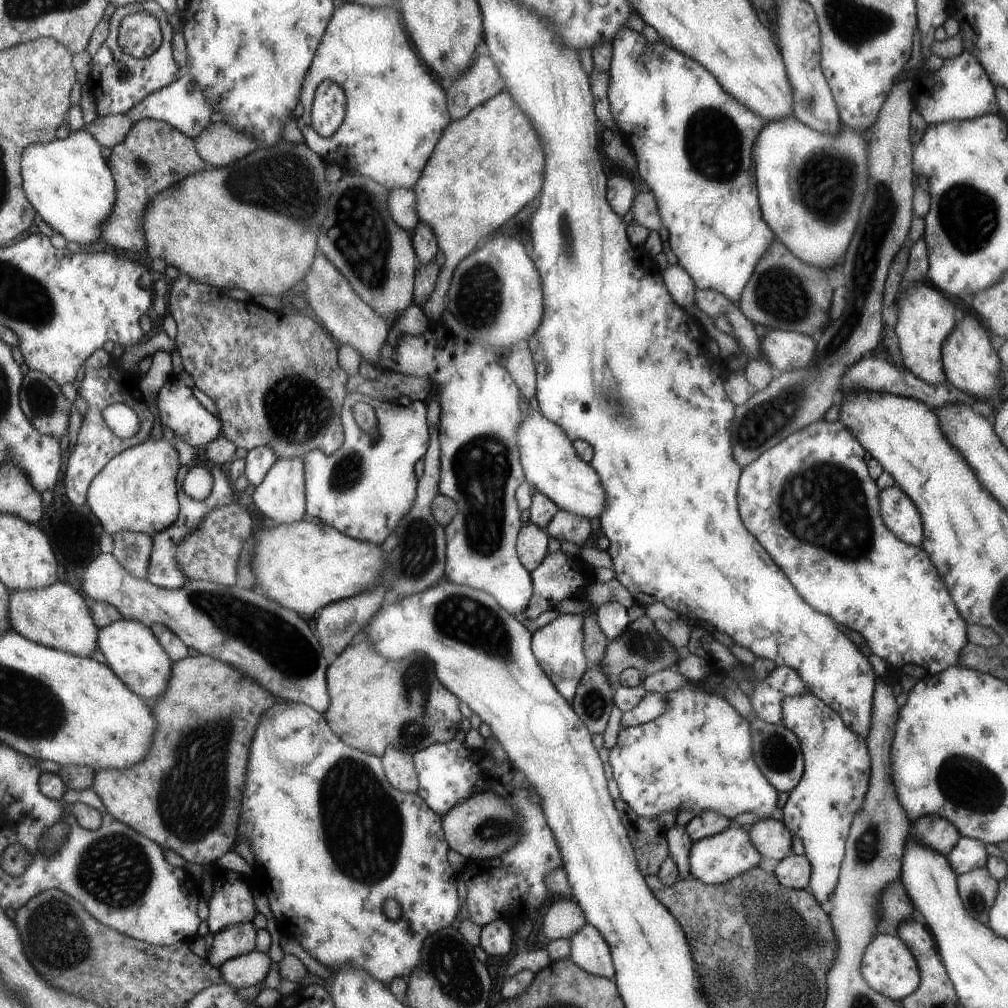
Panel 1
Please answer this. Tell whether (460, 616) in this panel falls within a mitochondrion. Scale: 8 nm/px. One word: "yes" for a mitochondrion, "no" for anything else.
yes

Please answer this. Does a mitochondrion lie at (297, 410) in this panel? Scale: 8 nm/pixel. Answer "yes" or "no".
yes

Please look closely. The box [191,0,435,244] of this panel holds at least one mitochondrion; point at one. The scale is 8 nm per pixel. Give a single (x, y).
(240, 184)

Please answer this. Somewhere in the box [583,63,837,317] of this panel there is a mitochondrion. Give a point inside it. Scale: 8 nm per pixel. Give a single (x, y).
(714, 145)

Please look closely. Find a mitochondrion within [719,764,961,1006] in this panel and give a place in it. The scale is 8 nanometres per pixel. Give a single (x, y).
(871, 844)

